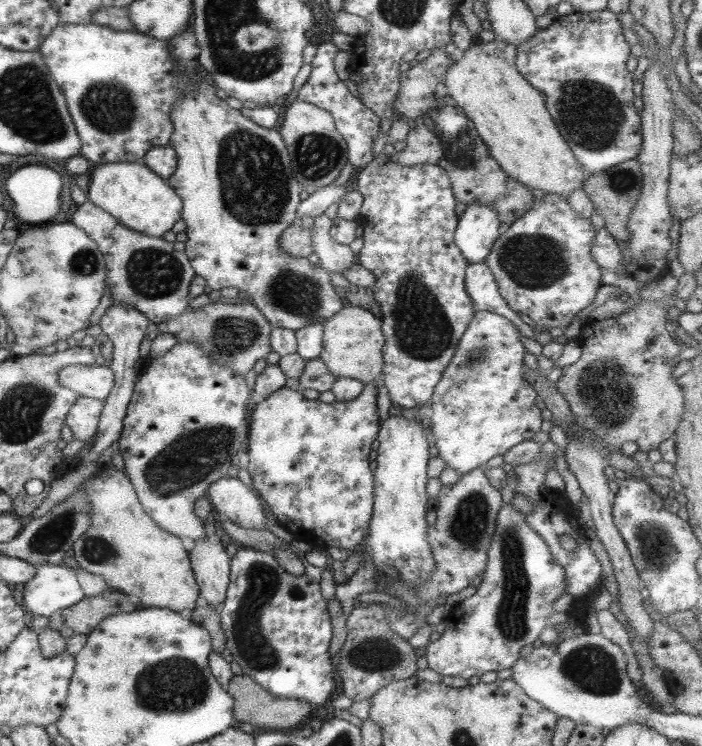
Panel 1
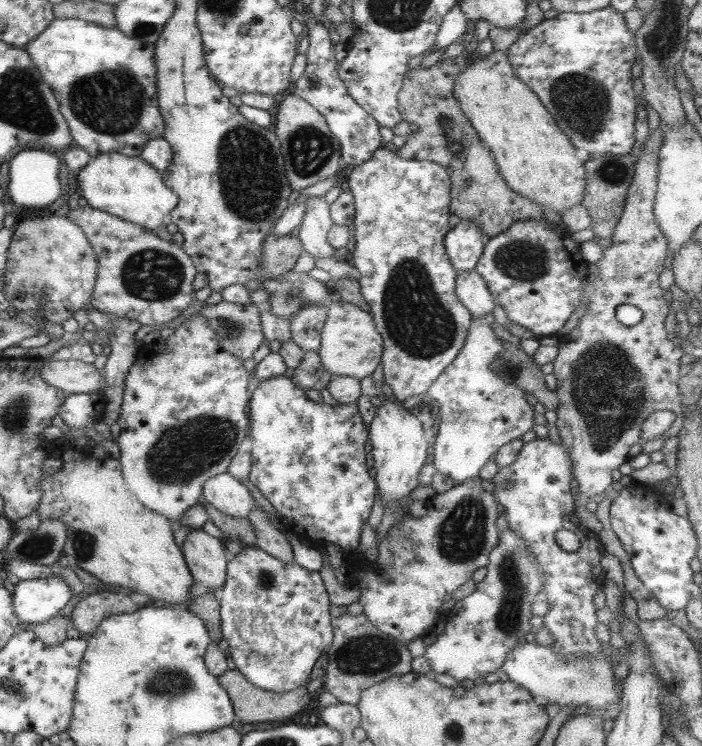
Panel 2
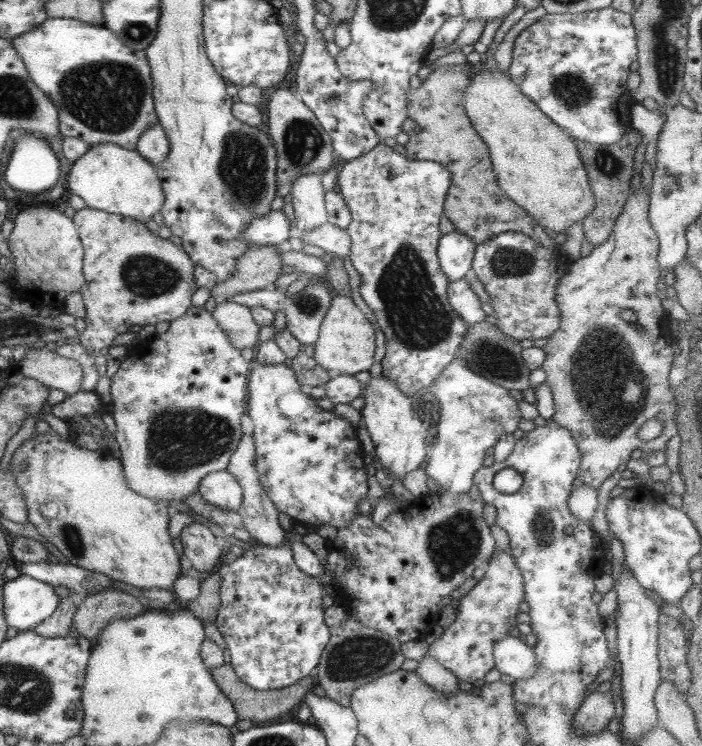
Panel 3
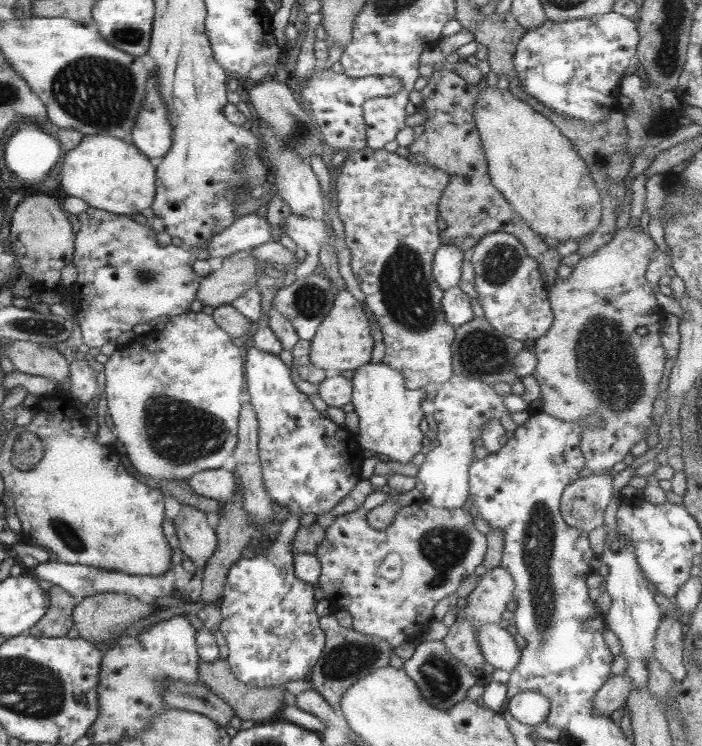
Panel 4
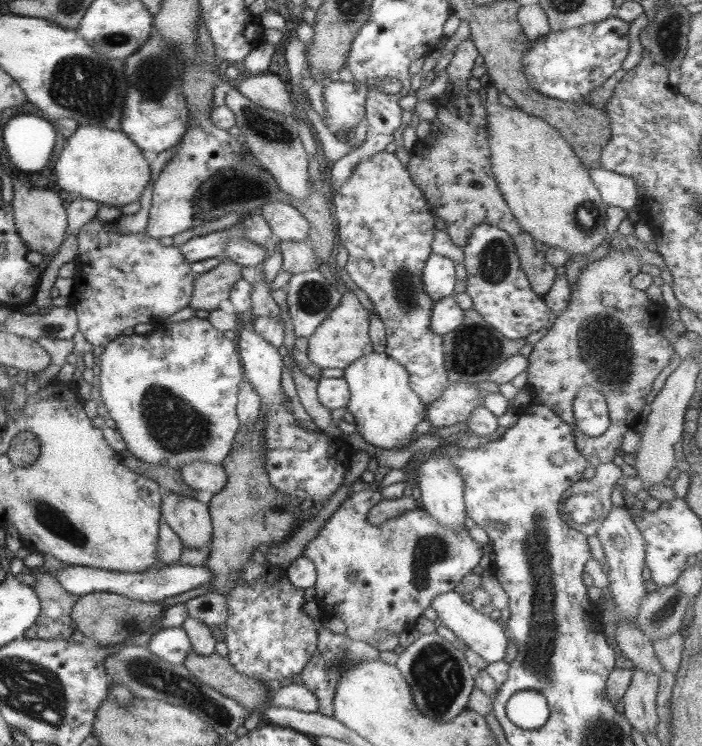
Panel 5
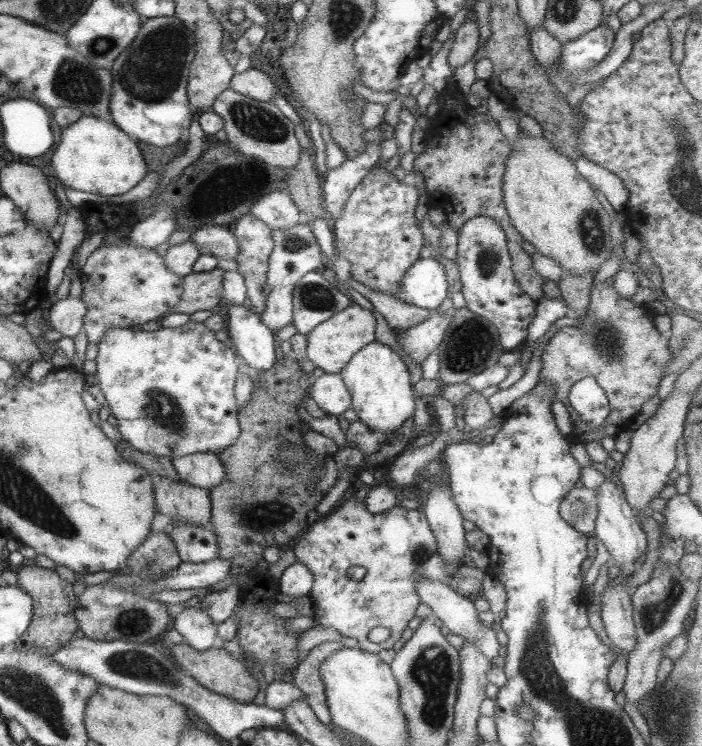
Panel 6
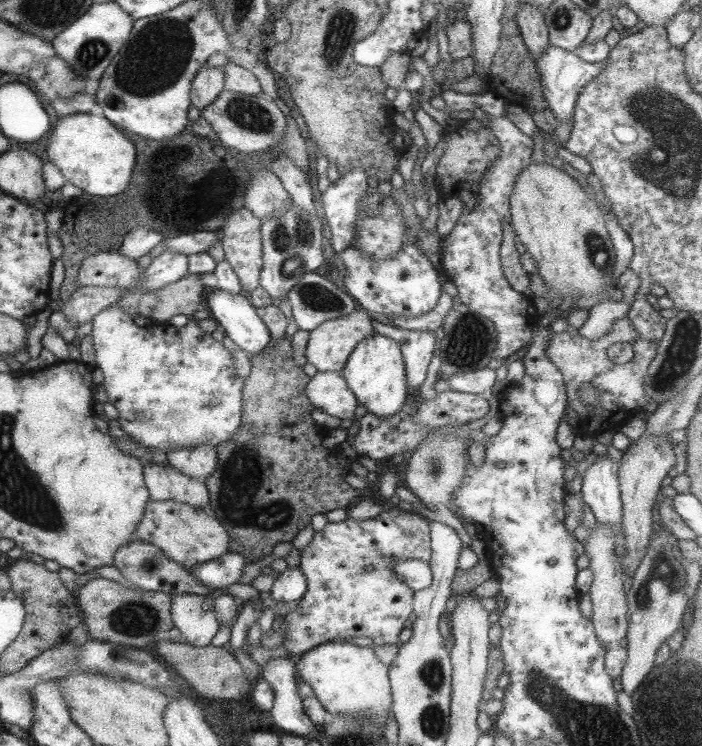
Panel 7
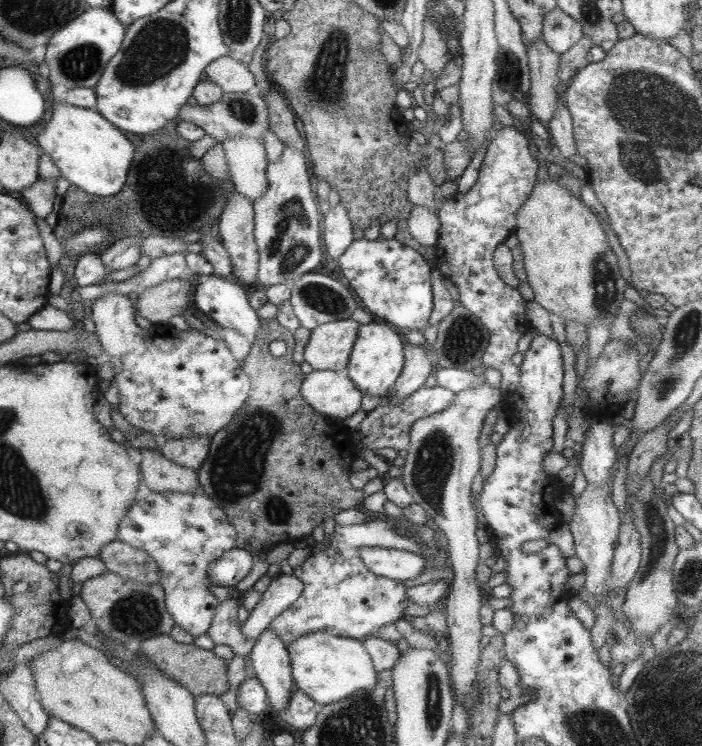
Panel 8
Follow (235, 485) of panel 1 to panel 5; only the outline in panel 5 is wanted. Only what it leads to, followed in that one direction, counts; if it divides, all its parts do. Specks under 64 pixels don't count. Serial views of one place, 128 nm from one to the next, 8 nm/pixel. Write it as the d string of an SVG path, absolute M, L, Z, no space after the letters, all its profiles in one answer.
M195 461L182 464L178 471L185 484L193 490L207 490L211 494L218 493L226 483L224 468L207 461Z

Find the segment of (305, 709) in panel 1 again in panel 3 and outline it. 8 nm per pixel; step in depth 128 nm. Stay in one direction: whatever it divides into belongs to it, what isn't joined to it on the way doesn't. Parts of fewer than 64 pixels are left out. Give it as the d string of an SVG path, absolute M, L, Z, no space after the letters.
M230 663L213 667L212 669L209 669L209 671L213 682L215 682L216 686L219 687L219 690L225 695L225 698L232 704L239 721L255 720L255 722L271 720L271 718L275 718L275 716L281 716L281 714L289 712L295 704L299 704L304 694L309 692L312 686L315 685L314 676L316 673L316 670L313 670L309 676L298 680L295 684L280 689L258 691L243 684L237 678Z

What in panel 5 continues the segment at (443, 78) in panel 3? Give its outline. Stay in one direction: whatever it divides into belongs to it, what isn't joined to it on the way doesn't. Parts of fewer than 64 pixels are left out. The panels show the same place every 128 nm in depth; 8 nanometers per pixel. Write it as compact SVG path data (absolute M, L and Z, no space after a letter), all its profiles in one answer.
M470 37L455 46L449 64L444 69L448 78L447 87L437 98L436 115L429 121L428 134L419 139L410 151L406 171L422 191L432 214L444 220L443 231L456 246L462 248L470 230L479 223L487 223L504 230L514 243L519 267L525 273L531 291L542 297L556 278L555 266L547 262L544 252L536 251L531 235L521 230L494 179L483 94L471 93L466 85L477 55L478 50Z

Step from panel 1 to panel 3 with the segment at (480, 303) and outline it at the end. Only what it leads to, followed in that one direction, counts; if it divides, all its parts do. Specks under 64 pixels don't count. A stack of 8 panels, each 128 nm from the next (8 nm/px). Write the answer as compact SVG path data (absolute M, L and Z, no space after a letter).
M465 278L447 285L447 303L467 327L484 320L485 315L481 310L480 301L471 291Z

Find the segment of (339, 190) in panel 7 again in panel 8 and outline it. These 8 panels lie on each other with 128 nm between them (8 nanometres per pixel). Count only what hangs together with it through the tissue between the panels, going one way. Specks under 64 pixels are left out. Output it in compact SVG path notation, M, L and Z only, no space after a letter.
M339 203L323 215L323 254L324 258L338 259L353 240L352 224L347 218L346 208Z

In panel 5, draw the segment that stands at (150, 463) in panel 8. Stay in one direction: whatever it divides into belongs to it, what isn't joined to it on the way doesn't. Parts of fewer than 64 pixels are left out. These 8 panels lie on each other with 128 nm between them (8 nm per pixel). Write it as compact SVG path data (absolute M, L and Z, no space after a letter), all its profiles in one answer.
M169 493L161 497L160 518L179 537L182 547L208 550L212 535L208 504Z

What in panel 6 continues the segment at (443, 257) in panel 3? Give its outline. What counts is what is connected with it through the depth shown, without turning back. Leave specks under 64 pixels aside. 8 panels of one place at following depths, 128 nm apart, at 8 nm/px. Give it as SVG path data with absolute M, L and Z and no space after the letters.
M422 255L405 270L396 300L430 311L438 308L448 296L447 292L443 266L431 257Z

